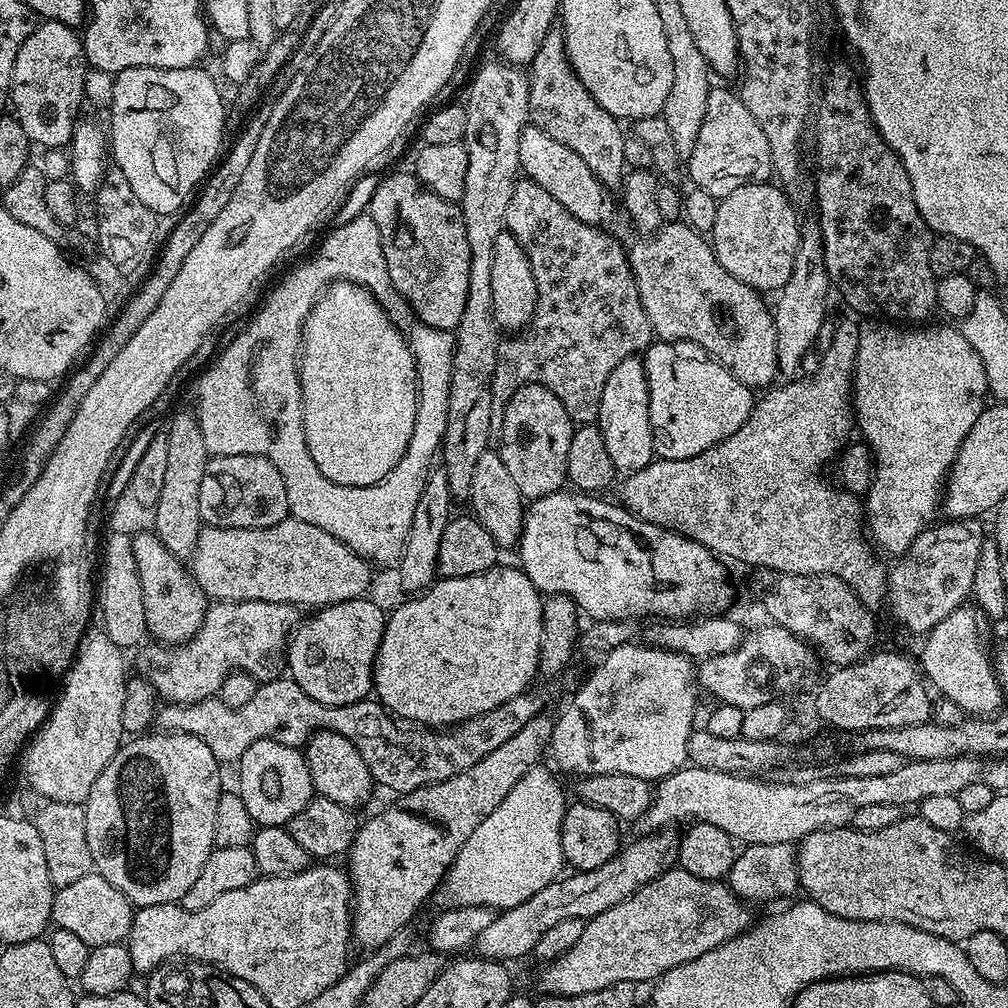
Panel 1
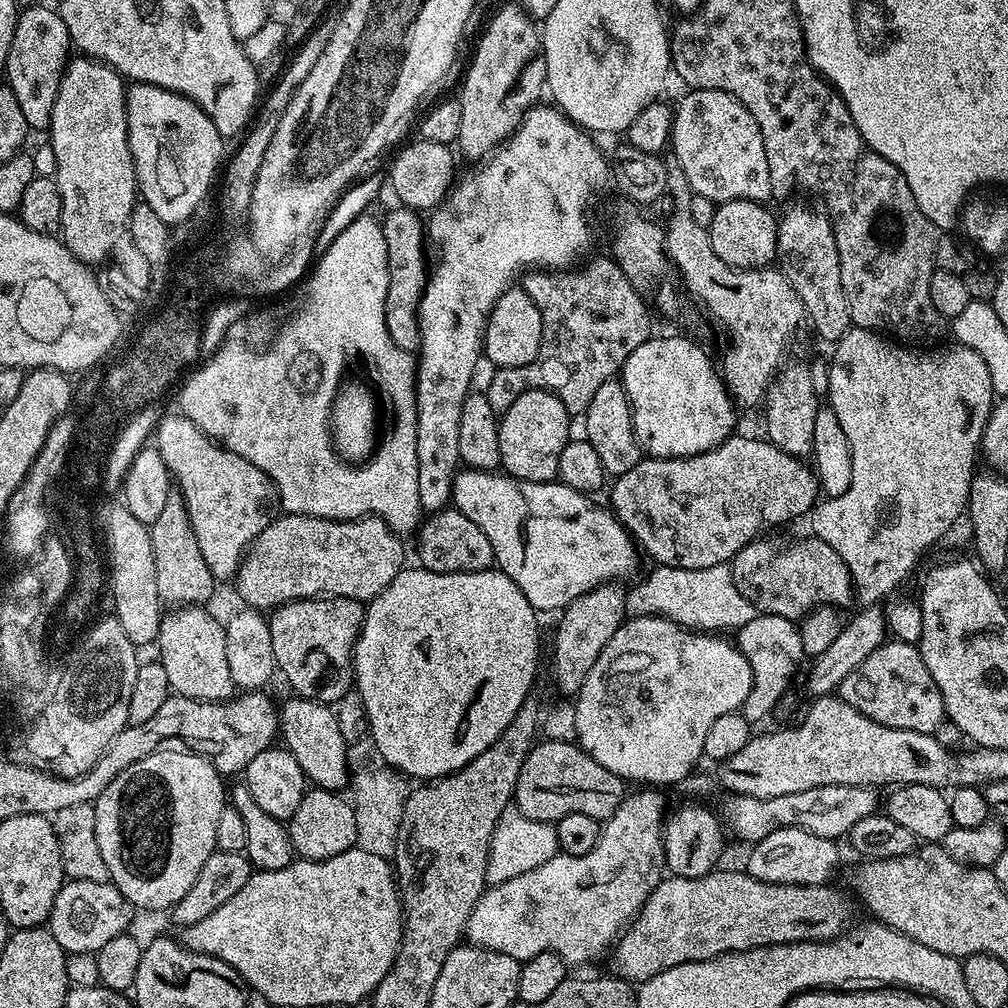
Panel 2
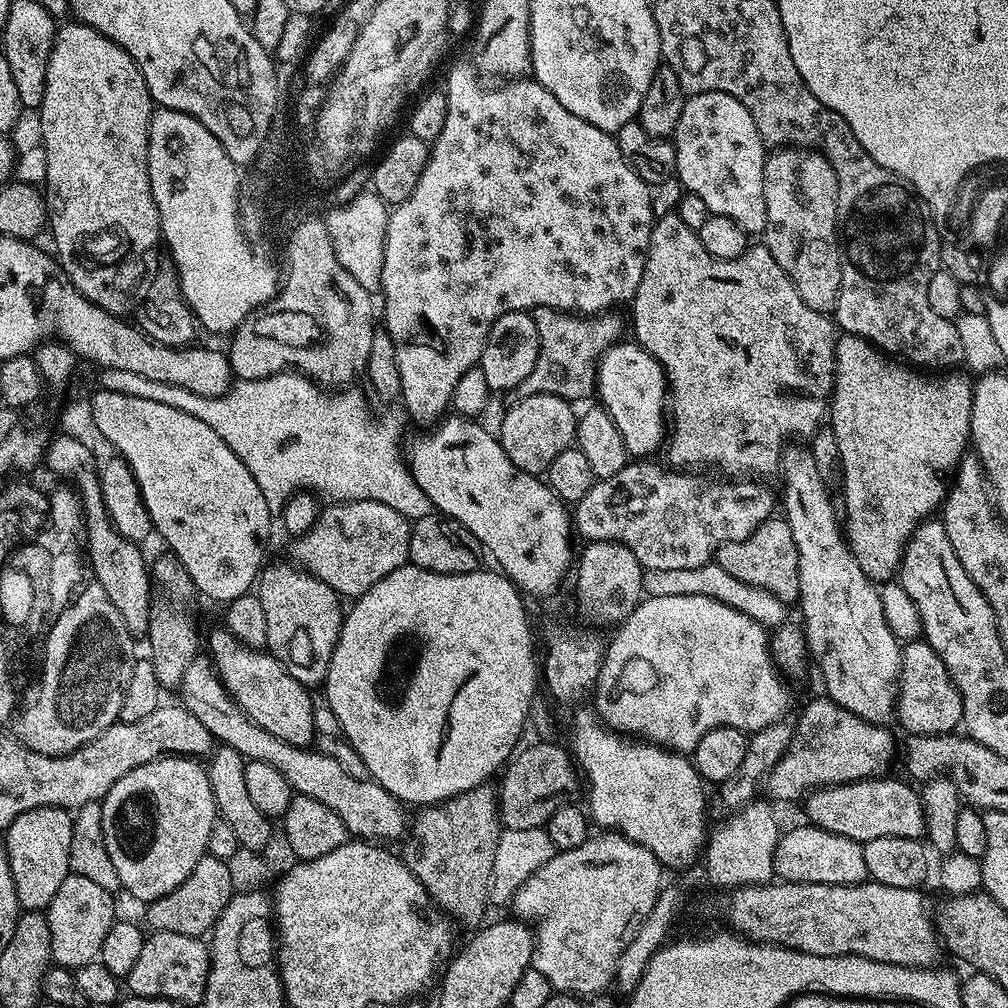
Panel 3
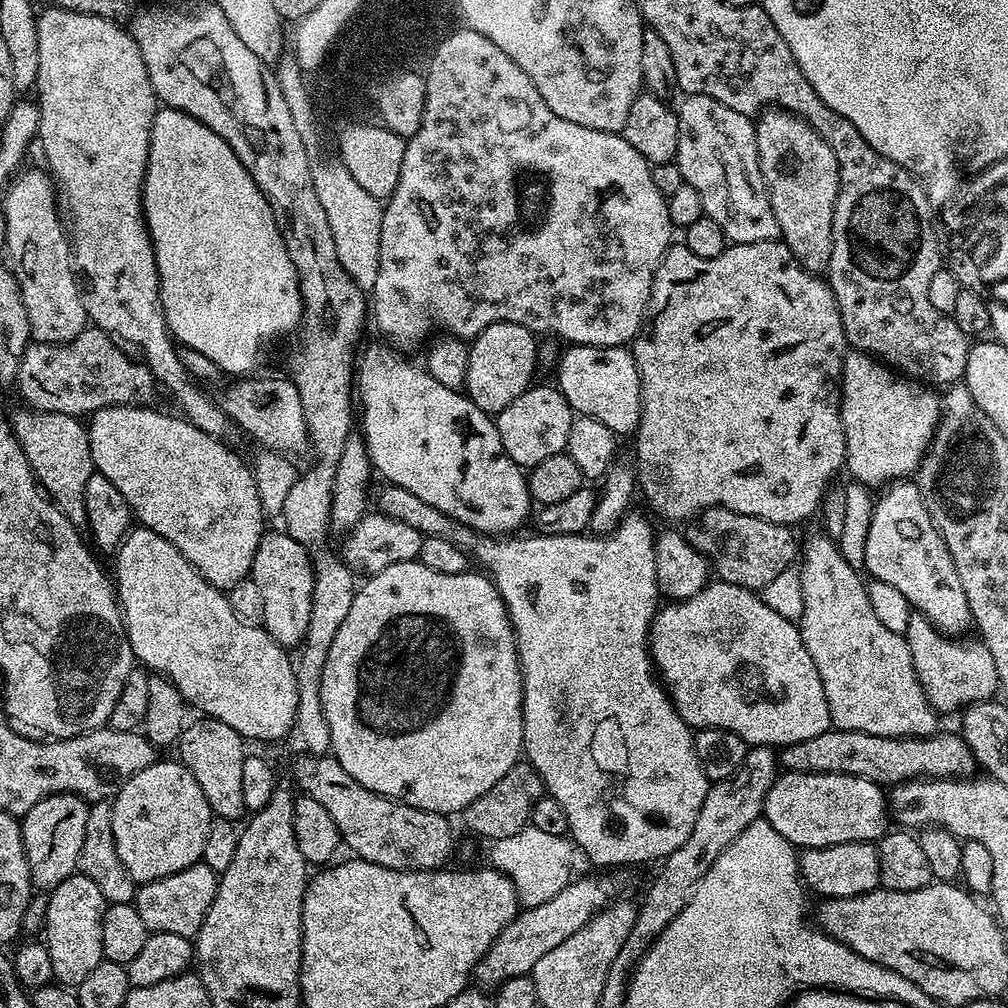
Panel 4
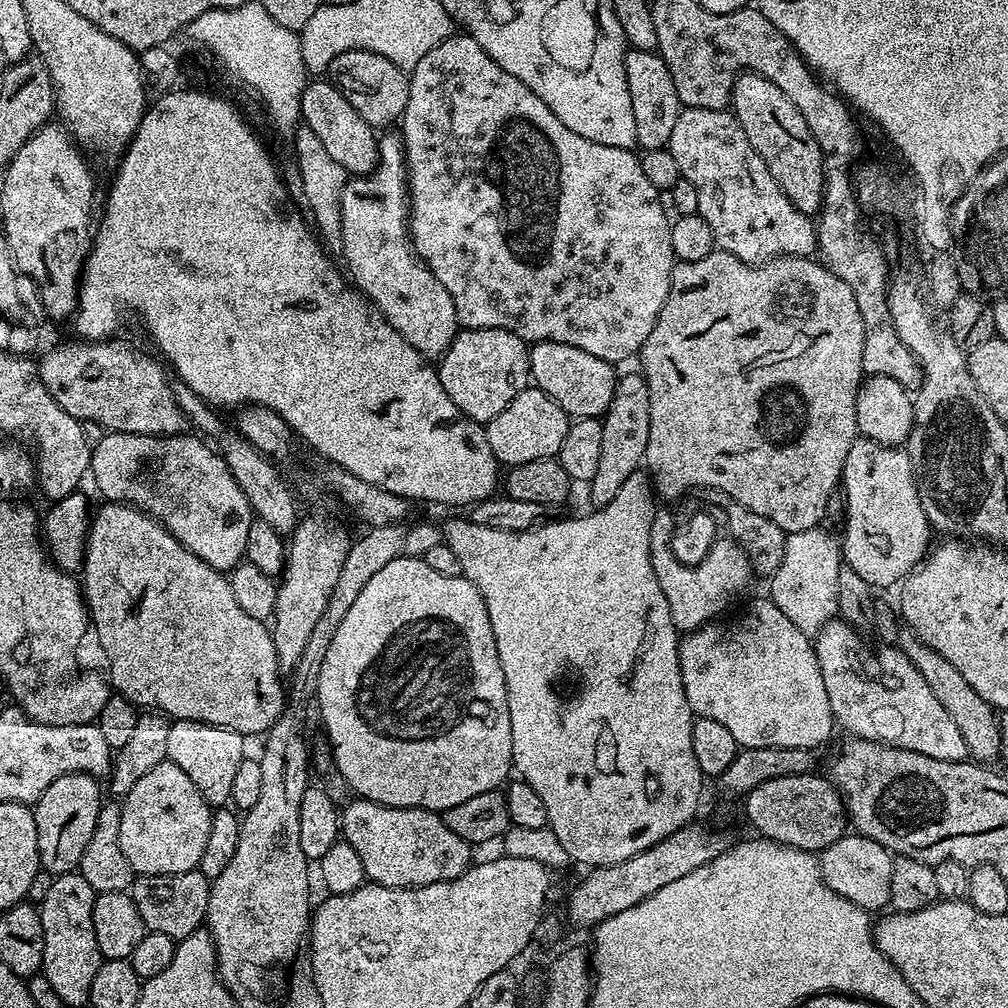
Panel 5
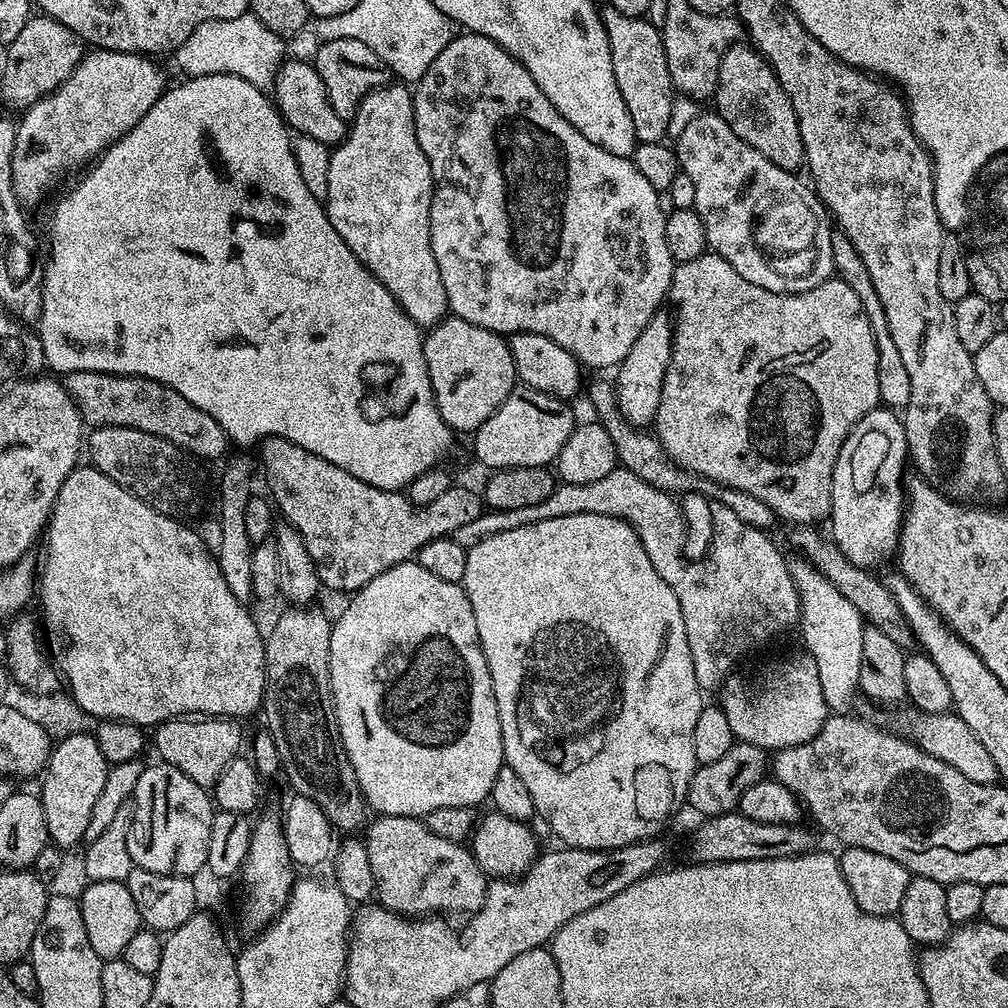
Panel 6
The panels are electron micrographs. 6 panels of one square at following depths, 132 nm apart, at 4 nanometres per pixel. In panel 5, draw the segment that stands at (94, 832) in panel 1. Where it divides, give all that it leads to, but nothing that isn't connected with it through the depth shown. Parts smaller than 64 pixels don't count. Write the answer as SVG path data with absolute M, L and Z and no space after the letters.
M167 762L154 766L145 774L134 790L123 797L122 807L122 854L130 862L133 873L141 876L169 876L194 872L199 869L202 850L210 834L210 818L213 809L198 794L198 786Z

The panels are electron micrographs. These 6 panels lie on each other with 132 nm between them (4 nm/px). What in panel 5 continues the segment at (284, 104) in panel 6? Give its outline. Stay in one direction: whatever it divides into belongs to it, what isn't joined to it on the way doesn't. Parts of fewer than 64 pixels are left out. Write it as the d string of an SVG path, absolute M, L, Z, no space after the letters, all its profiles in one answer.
M312 78L307 81L301 96L302 124L314 130L319 141L326 146L327 153L339 166L352 176L364 176L376 169L380 160L380 141L377 129L372 128L350 102L340 93L340 89L328 78Z

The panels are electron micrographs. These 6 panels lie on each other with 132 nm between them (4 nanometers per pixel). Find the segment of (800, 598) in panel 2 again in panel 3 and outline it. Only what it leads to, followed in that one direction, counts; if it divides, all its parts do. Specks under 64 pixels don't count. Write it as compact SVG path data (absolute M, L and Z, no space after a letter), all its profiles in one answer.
M769 518L756 527L754 534L742 542L726 542L716 551L714 563L722 566L738 582L746 582L750 586L758 586L762 590L770 590L774 598L786 605L797 603L800 595L798 582L798 558L794 534L790 534L787 519Z

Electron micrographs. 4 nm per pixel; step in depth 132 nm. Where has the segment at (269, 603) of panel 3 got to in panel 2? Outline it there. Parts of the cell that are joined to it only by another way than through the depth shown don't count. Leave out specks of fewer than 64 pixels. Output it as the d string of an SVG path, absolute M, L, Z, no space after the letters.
M341 596L292 600L271 609L268 625L276 667L279 675L288 679L297 697L332 706L353 691L352 652L360 637L360 627L364 625L364 609L361 601Z

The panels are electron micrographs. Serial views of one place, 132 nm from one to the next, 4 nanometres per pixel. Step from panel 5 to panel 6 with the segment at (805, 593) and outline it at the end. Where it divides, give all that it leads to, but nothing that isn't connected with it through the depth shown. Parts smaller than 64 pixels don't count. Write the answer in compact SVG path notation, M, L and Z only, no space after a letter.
M803 558L793 559L788 569L796 583L796 589L800 591L800 619L798 621L799 631L804 631L804 644L807 655L814 658L818 666L818 682L822 682L822 698L826 698L829 709L833 713L840 714L852 704L852 699L858 696L860 687L859 674L863 668L862 636L866 622L854 610L854 606L832 585L824 575L821 574L813 564Z

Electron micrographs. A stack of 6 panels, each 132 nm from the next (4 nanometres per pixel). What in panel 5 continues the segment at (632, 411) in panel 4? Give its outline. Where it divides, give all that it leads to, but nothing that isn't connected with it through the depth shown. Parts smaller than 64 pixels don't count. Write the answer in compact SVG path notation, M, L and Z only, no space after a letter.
M549 340L533 343L530 348L530 370L531 383L558 402L558 406L562 406L562 410L572 418L603 417L614 398L617 369L602 358L594 358L594 354L586 354L586 350L578 350L578 346Z

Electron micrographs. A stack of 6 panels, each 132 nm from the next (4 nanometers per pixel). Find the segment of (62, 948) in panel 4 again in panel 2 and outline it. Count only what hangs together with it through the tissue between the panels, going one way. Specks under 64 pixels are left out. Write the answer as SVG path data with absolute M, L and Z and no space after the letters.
M68 880L59 890L58 898L54 898L52 913L48 916L47 927L58 938L58 946L62 946L65 953L91 952L96 953L99 948L106 946L110 938L118 938L129 931L128 923L134 915L128 900L123 896L116 885L111 882L82 882L81 880Z

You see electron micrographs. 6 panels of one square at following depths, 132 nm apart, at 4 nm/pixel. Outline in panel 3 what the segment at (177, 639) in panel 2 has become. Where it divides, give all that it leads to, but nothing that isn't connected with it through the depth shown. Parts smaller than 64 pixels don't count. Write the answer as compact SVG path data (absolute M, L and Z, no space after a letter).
M197 655L196 659L190 662L190 666L180 683L178 695L180 695L178 700L182 707L190 714L194 714L194 718L198 718L198 722L202 722L202 726L206 726L206 730L210 730L213 741L219 742L223 747L230 750L238 750L238 754L242 754L245 761L266 762L269 766L274 766L274 770L280 771L282 778L286 778L286 782L290 782L295 795L318 798L318 802L322 802L322 806L330 806L330 810L334 810L334 814L338 814L338 818L342 818L349 835L361 839L381 841L392 840L405 835L408 828L408 817L406 818L405 807L400 801L396 800L376 781L370 778L360 780L344 769L334 757L327 756L324 752L315 752L315 747L299 748L290 742L282 742L282 738L274 738L274 734L262 730L262 726L258 726L258 722L250 719L232 701L232 696L220 680L220 675L216 673L216 665L207 655Z

